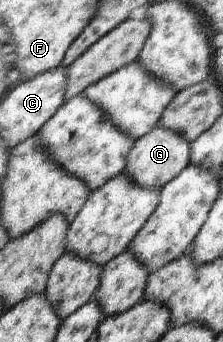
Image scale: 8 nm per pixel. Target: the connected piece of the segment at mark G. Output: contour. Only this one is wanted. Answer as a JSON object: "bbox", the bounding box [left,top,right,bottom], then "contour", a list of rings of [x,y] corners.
{"bbox":[122,126,190,189],"contour":[[[155,126],[151,132],[132,144],[122,173],[137,186],[146,189],[161,189],[189,165],[190,154],[190,143],[183,135],[165,129],[163,126]]]}

